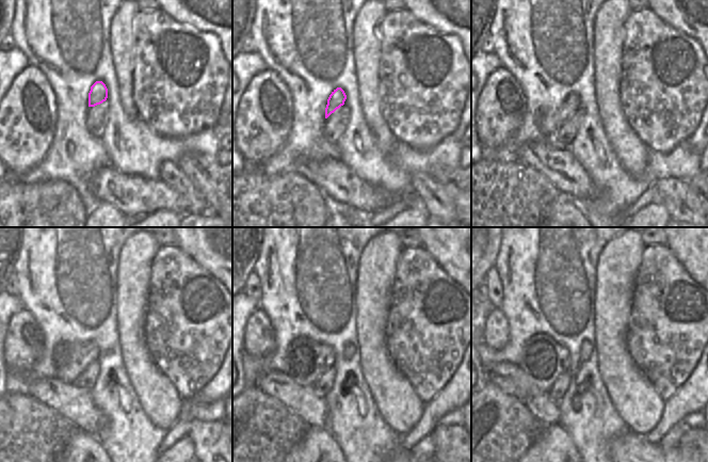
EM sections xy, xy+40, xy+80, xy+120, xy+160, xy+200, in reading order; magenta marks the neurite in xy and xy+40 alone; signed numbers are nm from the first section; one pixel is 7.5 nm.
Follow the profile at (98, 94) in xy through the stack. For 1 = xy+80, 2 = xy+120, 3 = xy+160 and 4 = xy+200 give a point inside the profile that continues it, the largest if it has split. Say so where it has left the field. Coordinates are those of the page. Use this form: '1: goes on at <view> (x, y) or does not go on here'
1: goes on at xy+80 (549, 122)
2: goes on at xy+120 (70, 359)
3: goes on at xy+160 (307, 360)
4: goes on at xy+200 (545, 360)

